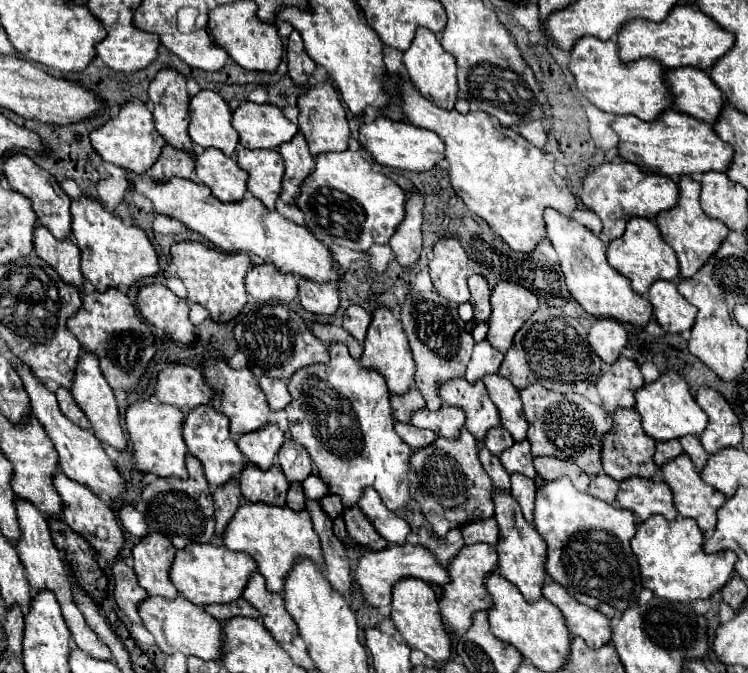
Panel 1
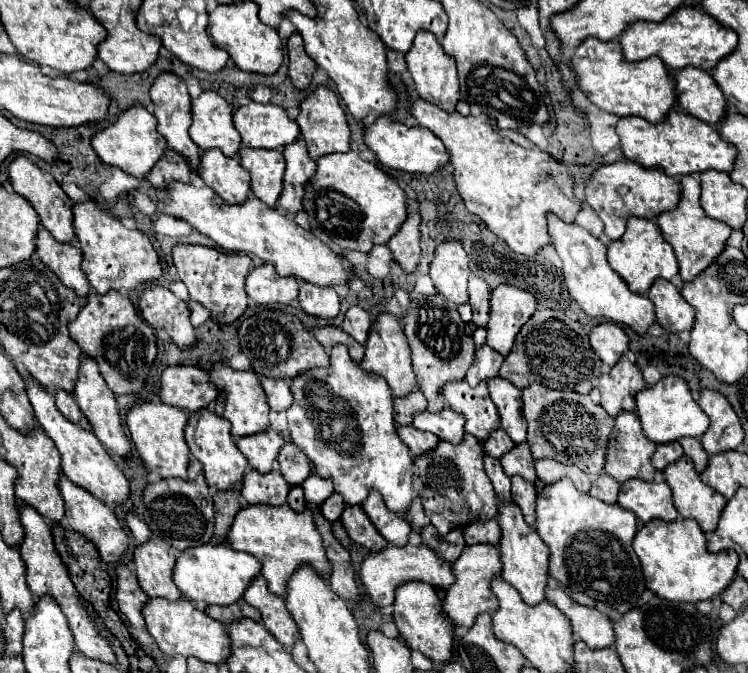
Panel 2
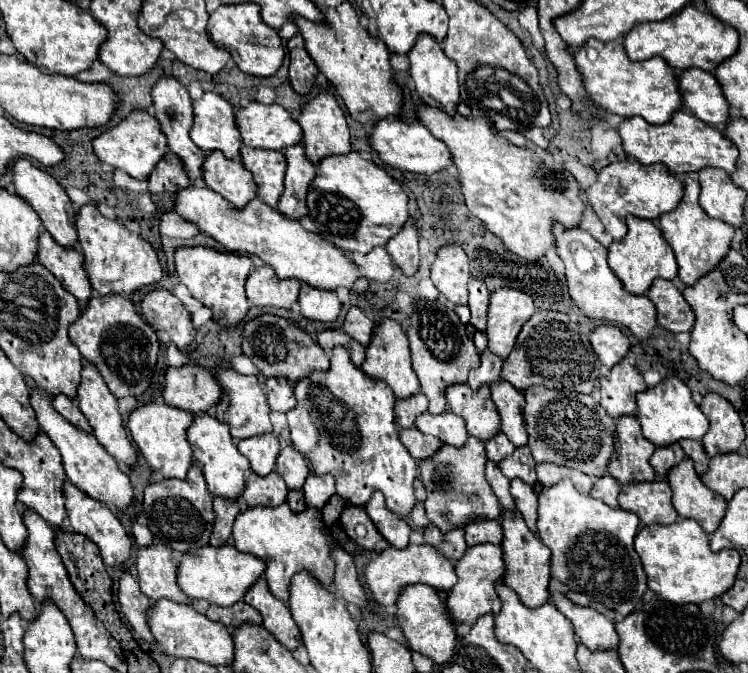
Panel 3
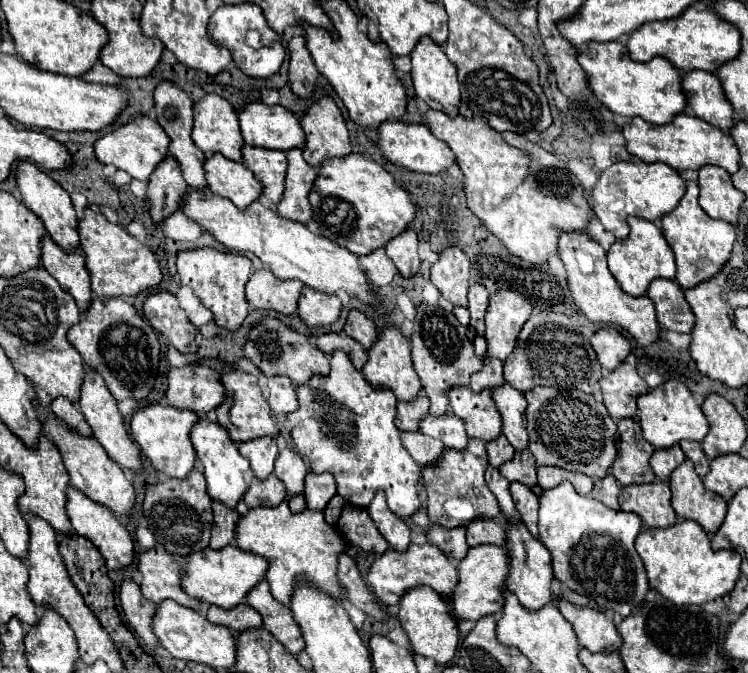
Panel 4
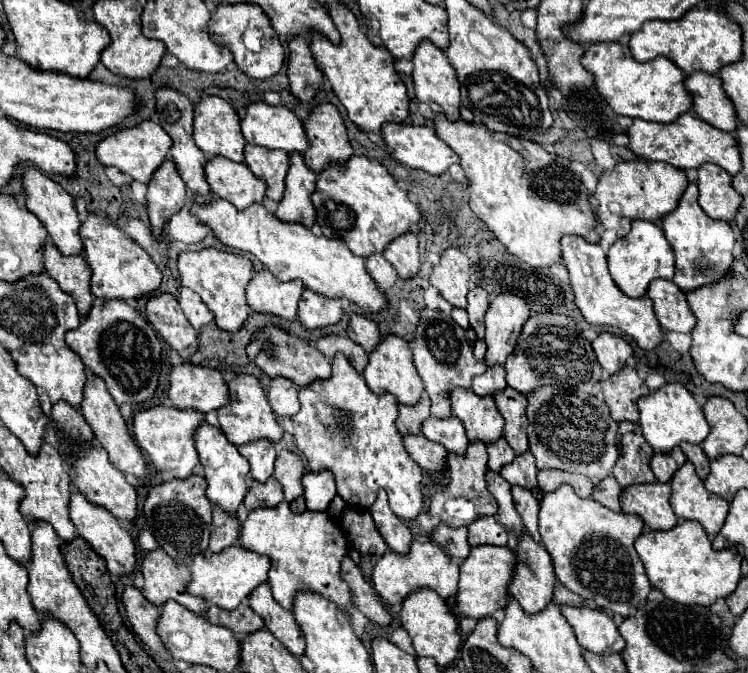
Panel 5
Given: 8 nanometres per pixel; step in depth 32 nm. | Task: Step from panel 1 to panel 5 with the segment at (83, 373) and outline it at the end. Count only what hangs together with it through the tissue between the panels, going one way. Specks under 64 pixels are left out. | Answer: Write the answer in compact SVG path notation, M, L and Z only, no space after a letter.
M88 374L88 380L84 384L84 400L80 404L80 410L86 418L86 422L90 424L92 432L94 432L94 438L102 444L102 448L108 452L110 456L110 462L120 468L124 474L132 474L136 478L140 476L146 476L148 474L148 468L146 468L146 462L144 462L144 456L140 452L140 448L136 446L136 442L132 440L128 428L126 428L126 422L116 406L116 402L112 400L110 392L106 390L106 384L104 380L100 380L96 374Z

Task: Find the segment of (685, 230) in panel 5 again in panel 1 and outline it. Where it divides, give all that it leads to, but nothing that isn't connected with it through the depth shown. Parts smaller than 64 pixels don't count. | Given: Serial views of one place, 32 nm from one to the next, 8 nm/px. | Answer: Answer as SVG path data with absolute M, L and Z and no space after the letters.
M680 176L678 178L678 204L672 210L660 212L656 216L656 226L664 238L664 242L668 246L672 246L672 250L676 252L678 264L680 264L680 276L682 278L690 278L694 276L700 266L708 260L708 256L712 256L720 242L728 236L728 228L720 222L720 220L712 220L708 218L702 208L700 208L700 182L694 180L692 176Z

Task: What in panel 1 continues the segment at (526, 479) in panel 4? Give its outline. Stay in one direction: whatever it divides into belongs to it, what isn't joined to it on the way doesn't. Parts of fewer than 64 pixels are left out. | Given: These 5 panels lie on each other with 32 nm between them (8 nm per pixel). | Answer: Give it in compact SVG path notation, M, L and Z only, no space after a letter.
M528 440L514 442L512 448L506 448L506 450L500 454L500 462L502 462L502 466L506 468L508 474L518 472L518 474L524 474L524 476L528 476L528 478L534 478L534 476L536 476Z

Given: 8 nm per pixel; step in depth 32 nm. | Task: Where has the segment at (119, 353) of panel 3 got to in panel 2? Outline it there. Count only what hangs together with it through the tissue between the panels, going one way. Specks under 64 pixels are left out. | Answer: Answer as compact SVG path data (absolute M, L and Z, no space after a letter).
M106 292L104 296L88 294L86 304L76 320L68 324L68 330L82 352L98 360L100 372L114 394L134 394L144 386L156 358L156 336L152 326L136 314L134 304L120 292Z

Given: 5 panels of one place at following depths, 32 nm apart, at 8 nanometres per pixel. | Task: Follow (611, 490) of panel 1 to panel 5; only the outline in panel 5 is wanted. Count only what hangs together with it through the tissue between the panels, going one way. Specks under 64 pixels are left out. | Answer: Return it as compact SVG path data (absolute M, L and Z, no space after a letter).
M608 476L608 478L600 480L600 482L594 486L592 498L598 500L600 504L604 504L606 508L614 510L614 512L620 512L620 502L618 502L620 492L622 492L622 488L620 488L620 484L616 482L616 478L614 478L614 476Z

